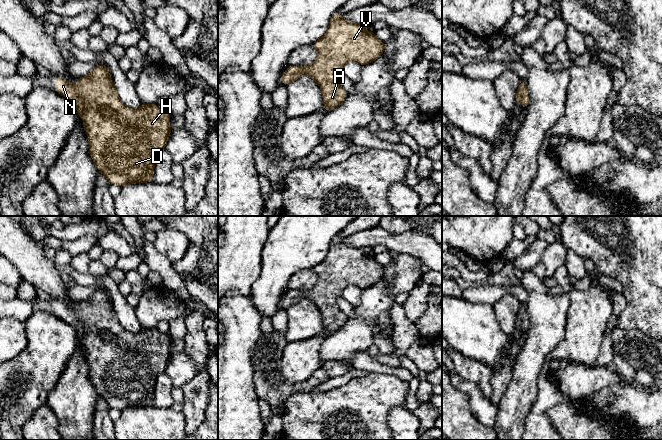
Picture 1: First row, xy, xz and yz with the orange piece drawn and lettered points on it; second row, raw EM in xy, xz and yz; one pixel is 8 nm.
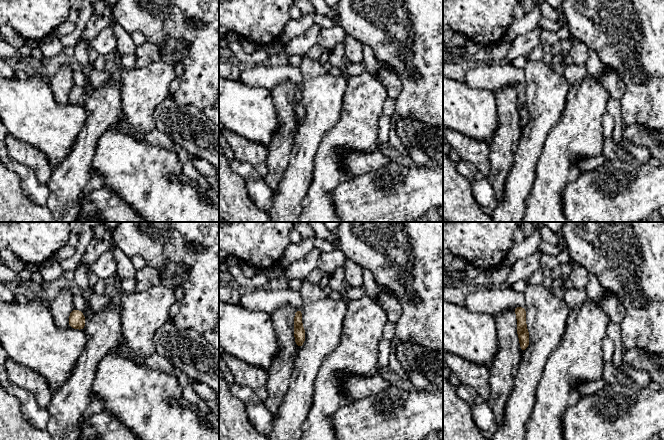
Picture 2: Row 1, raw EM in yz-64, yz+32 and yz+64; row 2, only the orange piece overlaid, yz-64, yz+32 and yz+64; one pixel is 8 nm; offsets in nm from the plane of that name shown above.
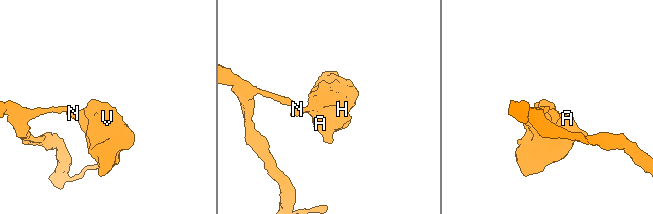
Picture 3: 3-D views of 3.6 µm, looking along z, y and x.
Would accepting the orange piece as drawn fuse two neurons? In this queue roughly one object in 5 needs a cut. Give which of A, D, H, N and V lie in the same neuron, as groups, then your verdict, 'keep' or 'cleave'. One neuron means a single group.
groups A D H N V; keep

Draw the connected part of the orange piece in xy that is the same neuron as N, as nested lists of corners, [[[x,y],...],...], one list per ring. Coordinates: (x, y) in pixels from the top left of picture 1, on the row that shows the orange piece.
[[[105,64],[97,65],[74,85],[56,76],[56,92],[74,102],[83,119],[89,141],[89,154],[110,184],[120,187],[153,181],[157,153],[165,149],[172,130],[168,110],[156,104],[141,103],[138,109],[123,104]]]

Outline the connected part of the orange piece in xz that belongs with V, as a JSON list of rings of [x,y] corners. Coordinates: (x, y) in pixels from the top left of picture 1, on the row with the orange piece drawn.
[[[335,13],[326,34],[315,41],[318,56],[313,64],[288,66],[280,78],[283,85],[303,75],[311,76],[321,88],[324,110],[331,111],[344,102],[348,93],[339,85],[337,74],[350,61],[366,65],[384,53],[385,43],[373,31],[366,31],[364,24],[355,24]]]

